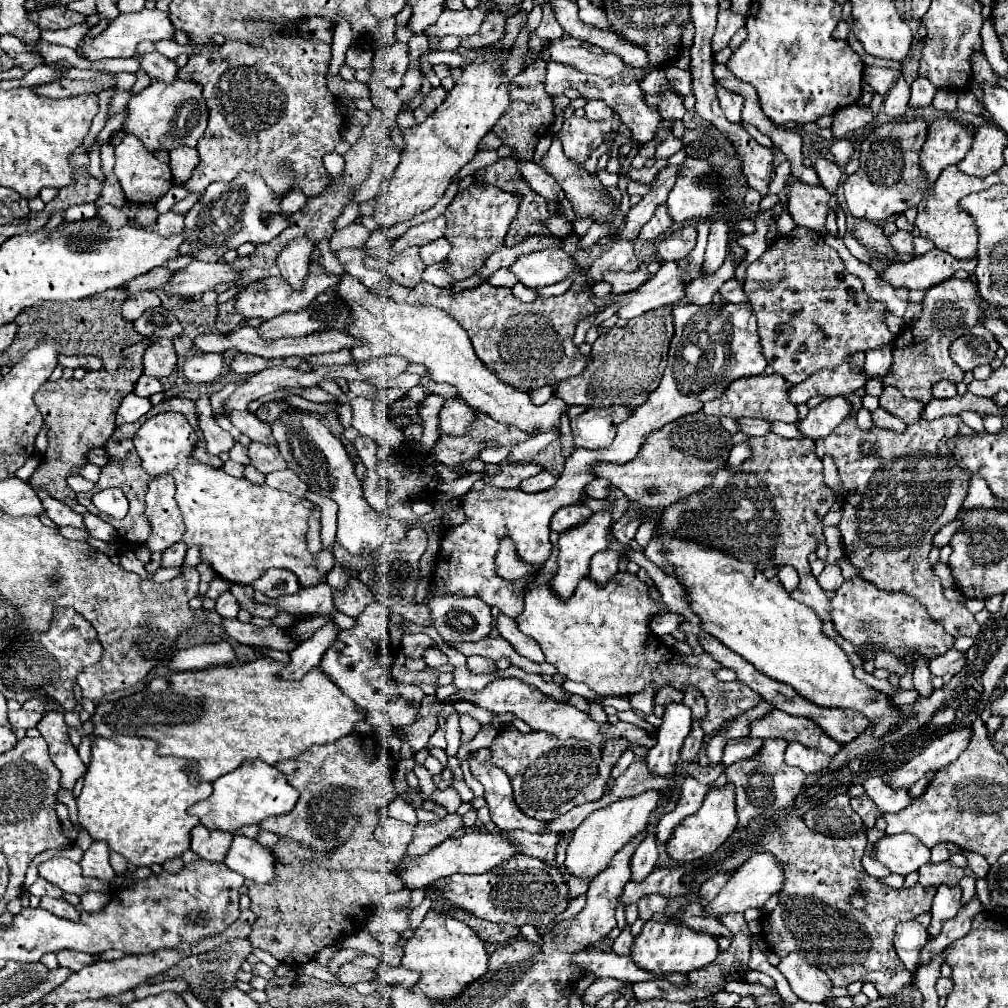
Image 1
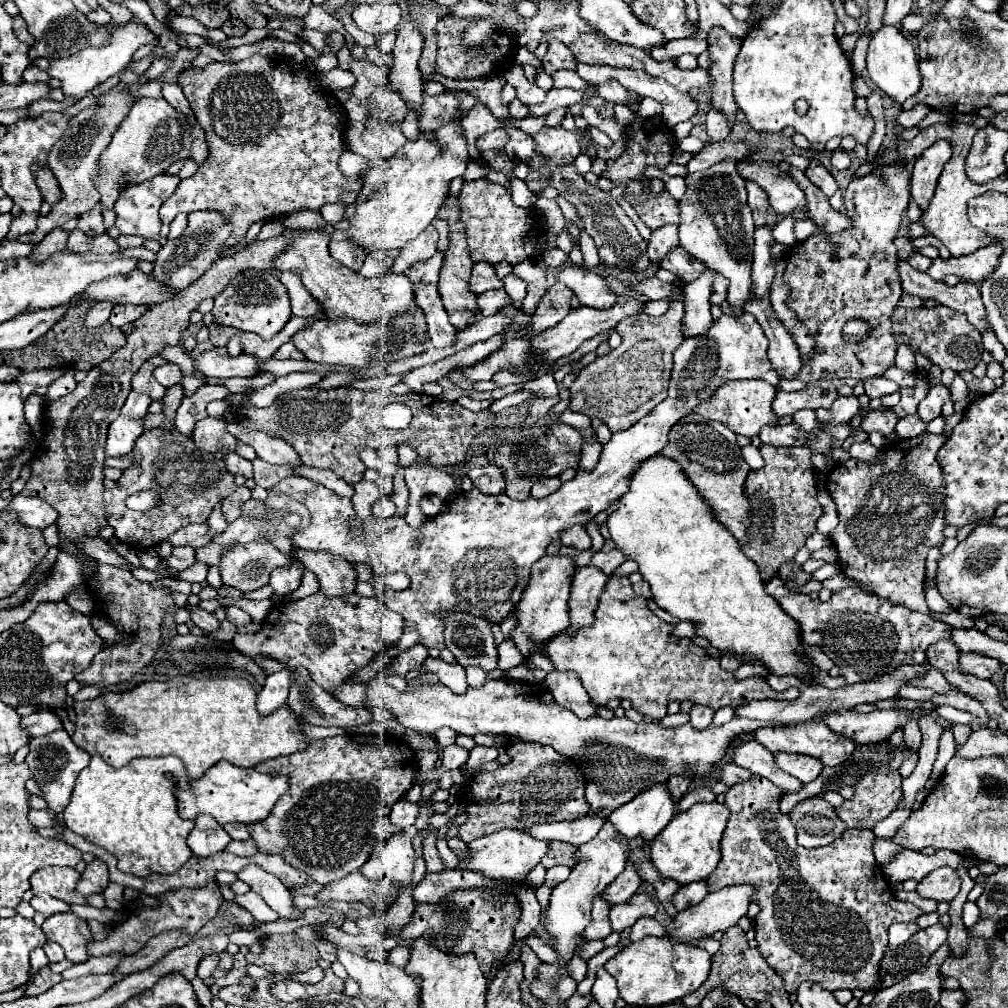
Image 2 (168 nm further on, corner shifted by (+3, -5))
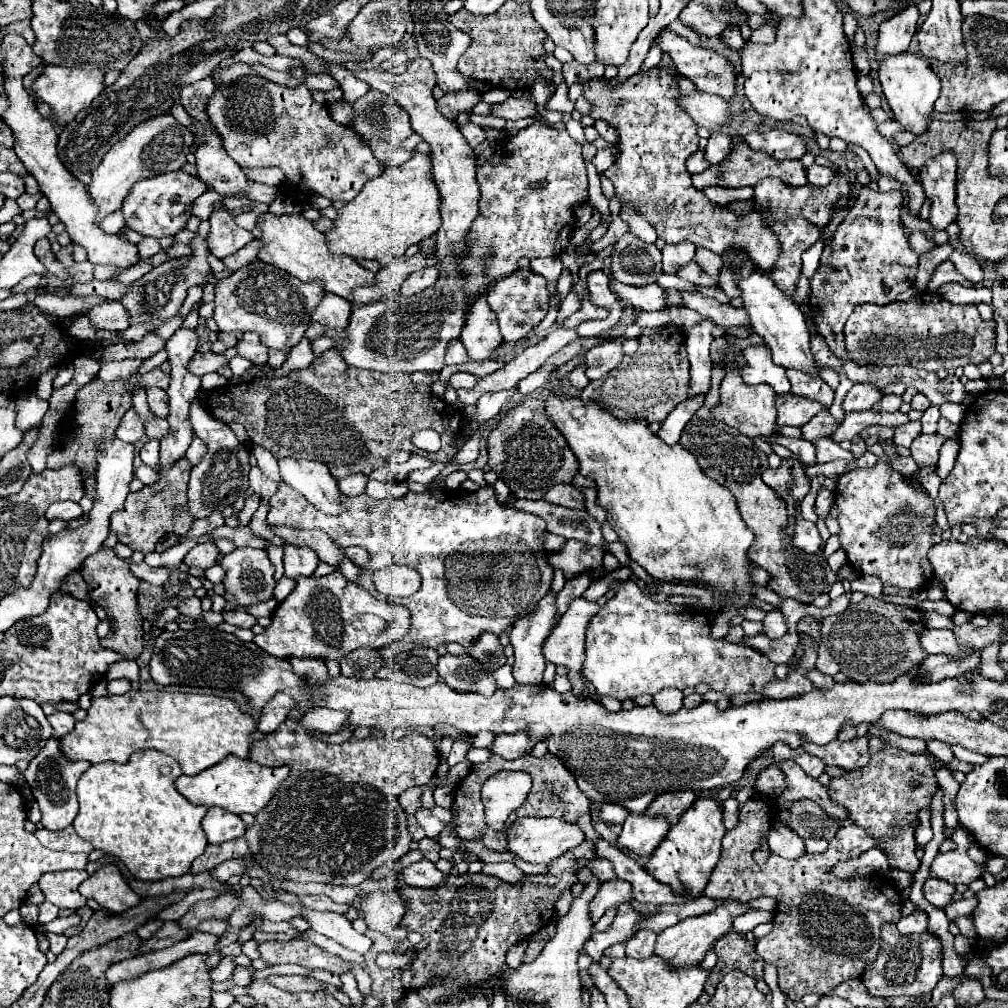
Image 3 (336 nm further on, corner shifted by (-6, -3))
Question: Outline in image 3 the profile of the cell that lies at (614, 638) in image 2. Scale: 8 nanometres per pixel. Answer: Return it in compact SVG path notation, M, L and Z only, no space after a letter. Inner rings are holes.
M632 580L620 582L620 588L614 594L614 598L610 598L602 606L600 614L592 618L592 624L588 626L588 632L586 632L586 660L584 660L582 674L592 682L592 686L596 688L600 696L612 696L618 700L638 698L642 694L654 696L662 688L684 690L700 682L708 684L712 690L722 692L728 698L734 694L752 694L752 692L762 694L766 690L766 684L776 678L774 664L762 652L750 646L728 644L726 640L712 640L708 616L688 606L654 602Z

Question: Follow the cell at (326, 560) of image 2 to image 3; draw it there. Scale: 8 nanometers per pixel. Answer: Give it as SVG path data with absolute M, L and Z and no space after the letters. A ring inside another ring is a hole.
M272 526L272 530L280 538L284 538L286 544L314 550L318 554L318 560L320 562L326 562L326 564L330 564L334 568L340 568L340 564L344 560L344 550L338 548L320 530L292 530L292 528L284 528L284 526Z

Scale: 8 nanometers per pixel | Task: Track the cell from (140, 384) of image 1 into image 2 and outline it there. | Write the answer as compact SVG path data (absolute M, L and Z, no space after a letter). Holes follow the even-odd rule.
M131 390L125 406L121 408L121 414L123 416L129 416L129 418L135 418L135 420L145 418L149 404L151 404L151 398L147 394L139 394L139 392Z

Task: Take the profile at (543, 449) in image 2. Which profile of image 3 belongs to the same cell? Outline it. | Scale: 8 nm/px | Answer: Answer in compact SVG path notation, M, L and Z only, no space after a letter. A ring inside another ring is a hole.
M524 398L514 410L506 412L494 430L488 432L488 466L502 478L516 498L540 500L544 490L558 482L572 482L578 460L568 442L544 412L544 400Z

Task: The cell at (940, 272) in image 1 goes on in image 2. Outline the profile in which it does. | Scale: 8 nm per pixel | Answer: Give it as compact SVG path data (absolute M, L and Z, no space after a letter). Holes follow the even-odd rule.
M993 244L979 248L977 252L967 254L963 258L949 258L949 260L937 258L929 268L929 276L933 280L941 280L947 274L955 274L959 278L965 278L967 282L981 282L995 270L995 264L1003 254L1001 250L1003 248L999 248L999 244Z

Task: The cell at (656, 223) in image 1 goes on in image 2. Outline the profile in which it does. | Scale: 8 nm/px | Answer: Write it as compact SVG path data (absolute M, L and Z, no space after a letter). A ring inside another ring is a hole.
M667 224L659 230L653 232L651 240L647 242L647 256L653 264L659 264L659 260L663 260L663 256L671 250L679 246L679 238L677 238L677 226Z

